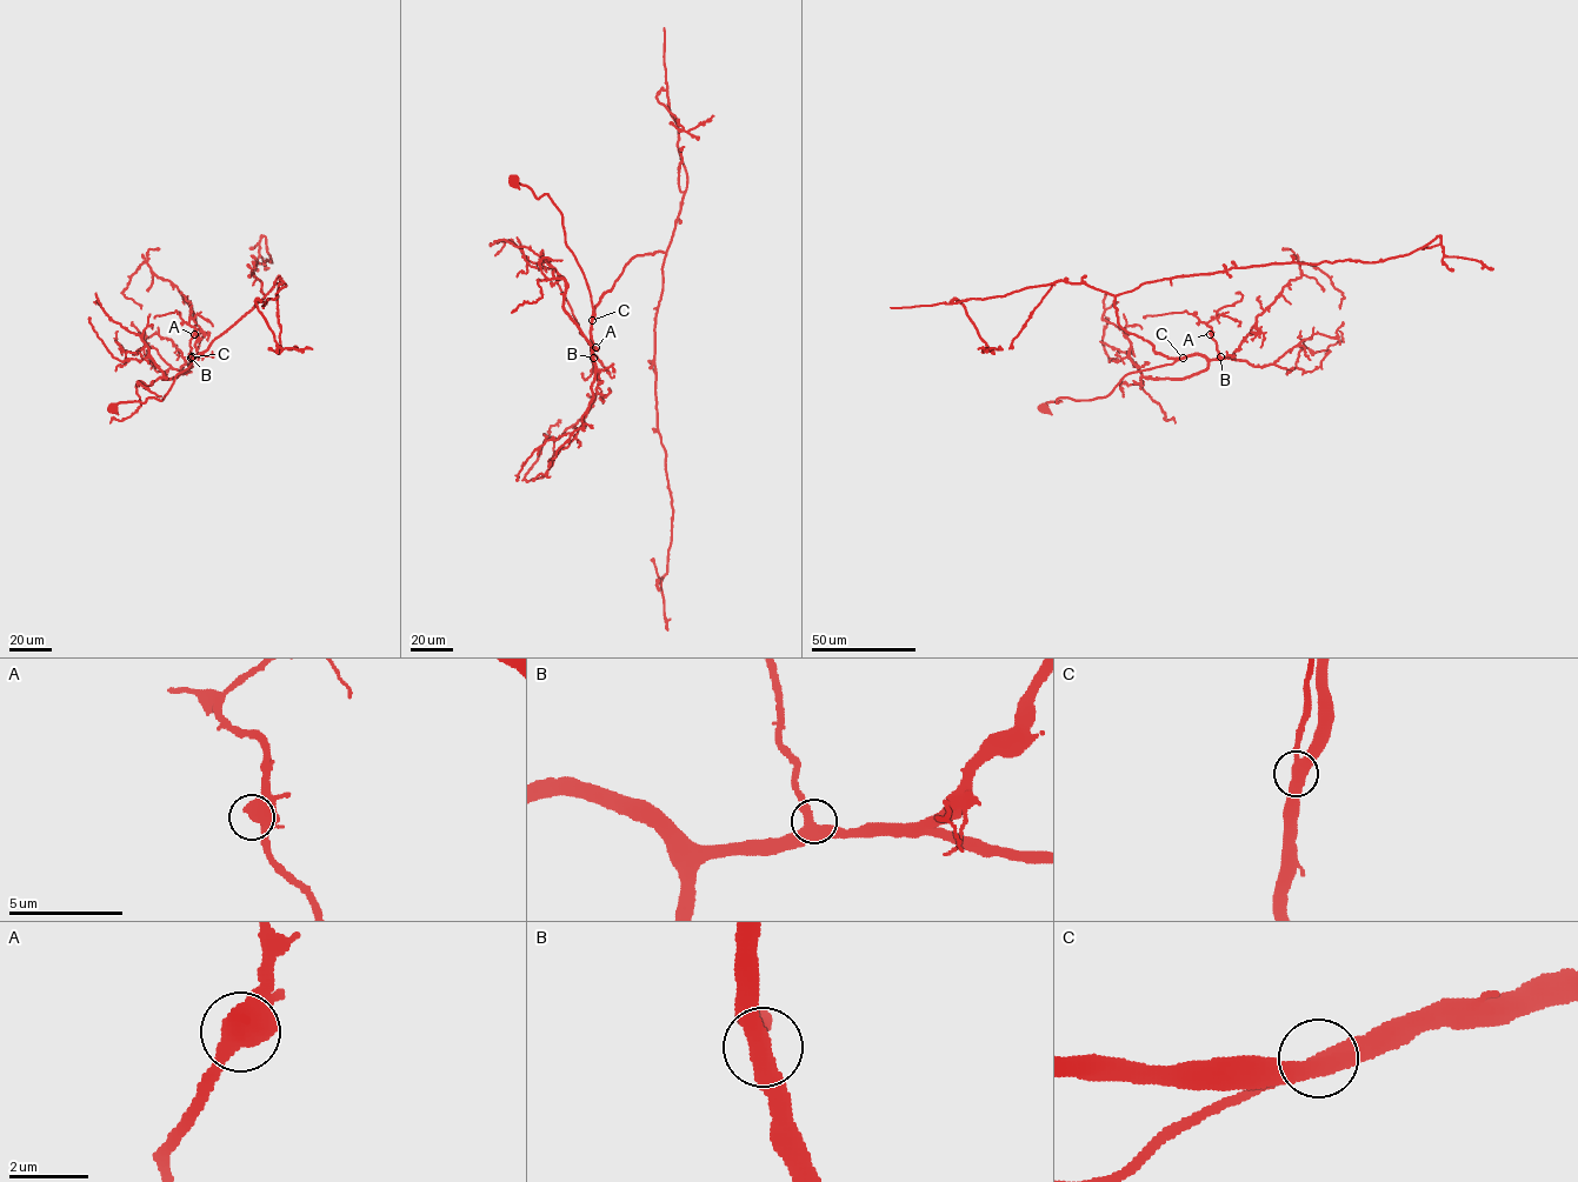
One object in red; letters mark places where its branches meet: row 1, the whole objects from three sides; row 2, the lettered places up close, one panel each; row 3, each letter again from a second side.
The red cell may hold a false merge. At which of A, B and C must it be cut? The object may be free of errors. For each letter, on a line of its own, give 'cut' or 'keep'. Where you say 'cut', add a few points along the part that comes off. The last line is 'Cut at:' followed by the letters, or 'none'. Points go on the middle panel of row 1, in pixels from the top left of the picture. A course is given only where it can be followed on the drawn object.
A: keep
B: keep
C: keep
Cut at: none

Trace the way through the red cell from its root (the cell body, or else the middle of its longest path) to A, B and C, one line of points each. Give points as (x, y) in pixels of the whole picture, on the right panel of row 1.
A: (1044, 407), (1059, 398), (1105, 398), (1130, 373), (1189, 355), (1217, 359), (1216, 341), (1210, 334)
B: (1044, 407), (1059, 398), (1105, 398), (1130, 373), (1189, 355), (1220, 356)
C: (1044, 407), (1059, 398), (1105, 398), (1127, 374), (1183, 358)

